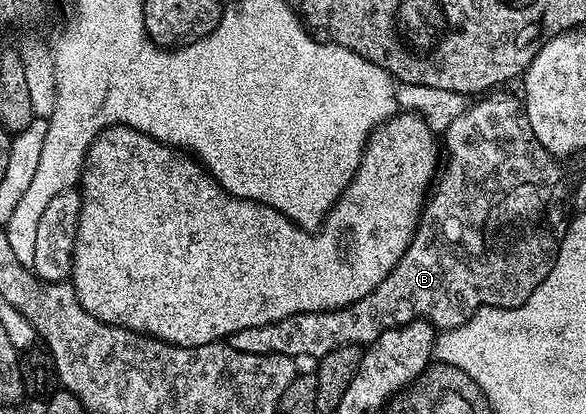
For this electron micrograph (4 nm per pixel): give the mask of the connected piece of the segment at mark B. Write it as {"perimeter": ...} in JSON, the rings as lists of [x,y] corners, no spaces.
{"perimeter":[[[497,92],[484,97],[482,100],[474,101],[477,103],[474,106],[472,103],[463,112],[463,116],[456,118],[443,132],[443,158],[444,161],[447,160],[449,163],[446,166],[444,163],[443,169],[440,171],[439,177],[436,179],[435,185],[428,195],[423,211],[424,217],[426,219],[433,218],[433,222],[425,220],[417,227],[417,235],[411,240],[407,252],[401,257],[399,264],[387,276],[387,280],[383,280],[383,284],[379,284],[379,288],[375,288],[375,292],[371,292],[366,298],[359,300],[355,304],[345,306],[342,310],[320,310],[317,314],[296,314],[287,320],[263,324],[259,328],[245,328],[243,332],[235,332],[228,338],[229,346],[239,352],[286,354],[287,357],[294,360],[301,360],[301,357],[306,354],[309,358],[320,360],[325,355],[335,352],[344,346],[368,347],[369,343],[374,342],[383,332],[408,322],[431,320],[438,331],[454,330],[463,324],[467,324],[471,320],[471,316],[478,314],[484,306],[498,306],[504,310],[510,310],[527,302],[531,292],[535,292],[535,288],[539,288],[539,284],[543,284],[543,280],[547,280],[547,276],[553,267],[553,262],[557,259],[559,238],[558,235],[553,235],[553,230],[549,227],[548,220],[545,219],[545,209],[548,208],[549,201],[553,198],[553,193],[561,186],[562,163],[551,152],[547,152],[547,148],[543,148],[543,144],[539,144],[535,132],[531,132],[531,124],[525,115],[522,99],[518,95],[516,98],[513,94],[501,93],[505,92]]]}

